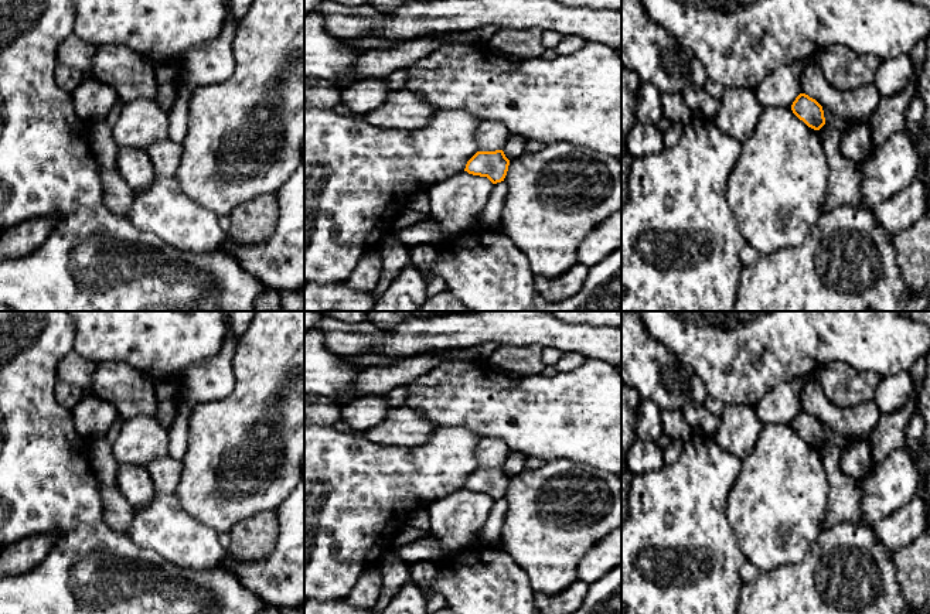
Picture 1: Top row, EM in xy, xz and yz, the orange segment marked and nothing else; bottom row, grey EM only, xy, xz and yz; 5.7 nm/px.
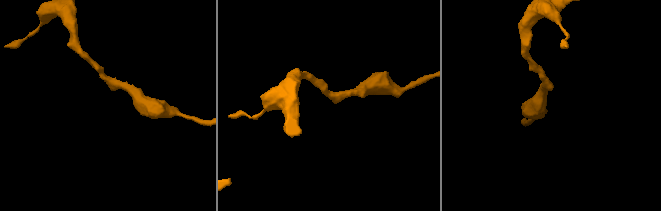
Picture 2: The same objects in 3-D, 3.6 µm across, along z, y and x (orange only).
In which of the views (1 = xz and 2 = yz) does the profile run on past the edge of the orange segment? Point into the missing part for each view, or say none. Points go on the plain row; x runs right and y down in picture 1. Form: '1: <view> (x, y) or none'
1: none
2: none

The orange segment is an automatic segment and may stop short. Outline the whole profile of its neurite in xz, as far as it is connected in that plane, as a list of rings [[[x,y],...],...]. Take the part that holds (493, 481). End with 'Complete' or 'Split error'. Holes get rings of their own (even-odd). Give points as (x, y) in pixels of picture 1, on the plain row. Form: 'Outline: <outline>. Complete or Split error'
Outline: [[[503,467],[477,468],[466,481],[464,488],[473,492],[487,494],[493,501],[504,498],[510,477]]]. Complete

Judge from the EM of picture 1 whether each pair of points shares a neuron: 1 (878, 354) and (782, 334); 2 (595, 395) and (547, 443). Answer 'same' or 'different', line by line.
1: same
2: same

